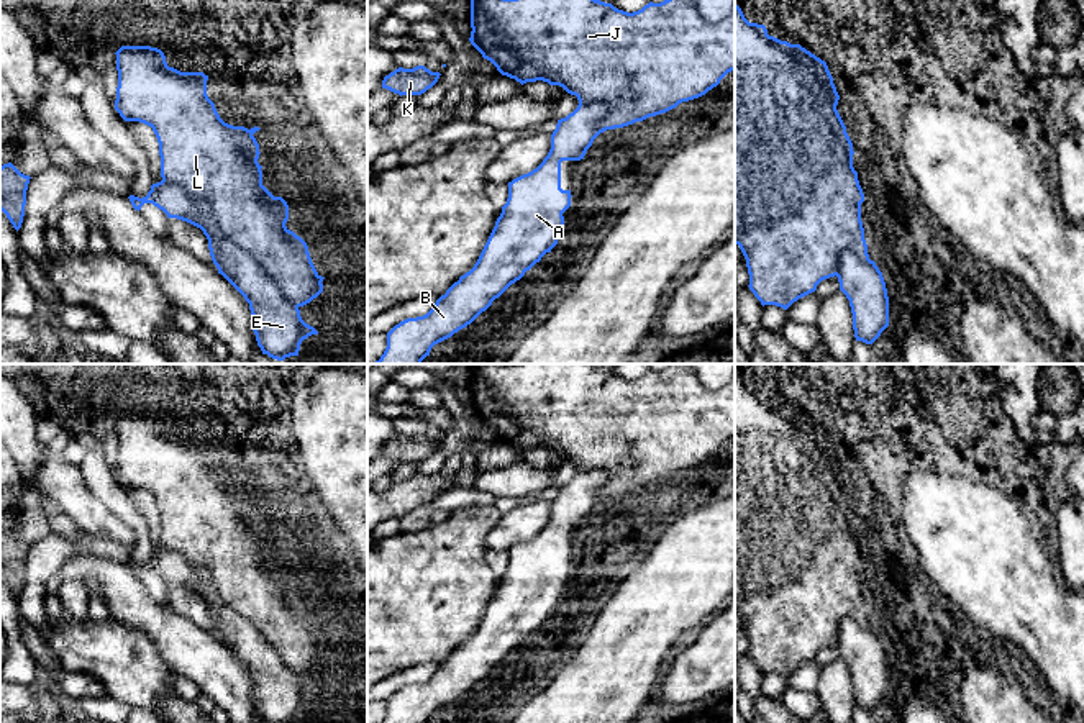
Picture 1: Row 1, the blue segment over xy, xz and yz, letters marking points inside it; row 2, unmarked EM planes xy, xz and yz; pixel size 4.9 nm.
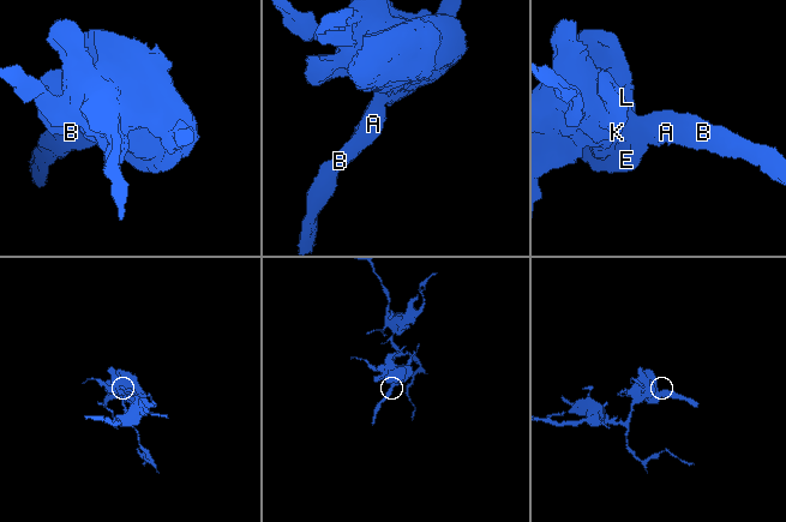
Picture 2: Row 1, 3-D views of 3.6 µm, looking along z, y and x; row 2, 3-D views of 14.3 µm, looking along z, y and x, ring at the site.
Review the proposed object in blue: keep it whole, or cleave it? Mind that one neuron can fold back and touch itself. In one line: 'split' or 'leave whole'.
split

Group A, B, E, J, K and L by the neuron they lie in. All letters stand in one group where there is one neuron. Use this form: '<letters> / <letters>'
A B E / J K L

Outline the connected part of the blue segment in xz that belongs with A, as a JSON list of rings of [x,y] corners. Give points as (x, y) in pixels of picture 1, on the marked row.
[[[600,102],[579,103],[566,118],[558,120],[551,149],[543,162],[528,174],[508,182],[508,198],[474,267],[459,277],[423,316],[407,318],[387,333],[387,348],[374,364],[421,364],[435,344],[471,325],[512,284],[520,280],[546,252],[558,244],[564,228],[562,213],[571,207],[571,190],[561,189],[561,162],[581,161],[600,134],[599,123],[610,107]]]

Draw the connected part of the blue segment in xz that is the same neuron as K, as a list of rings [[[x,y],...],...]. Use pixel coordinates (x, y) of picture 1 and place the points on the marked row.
[[[417,66],[413,69],[399,67],[382,80],[382,89],[402,95],[421,95],[431,89],[438,79],[440,72],[431,72],[425,66]]]

